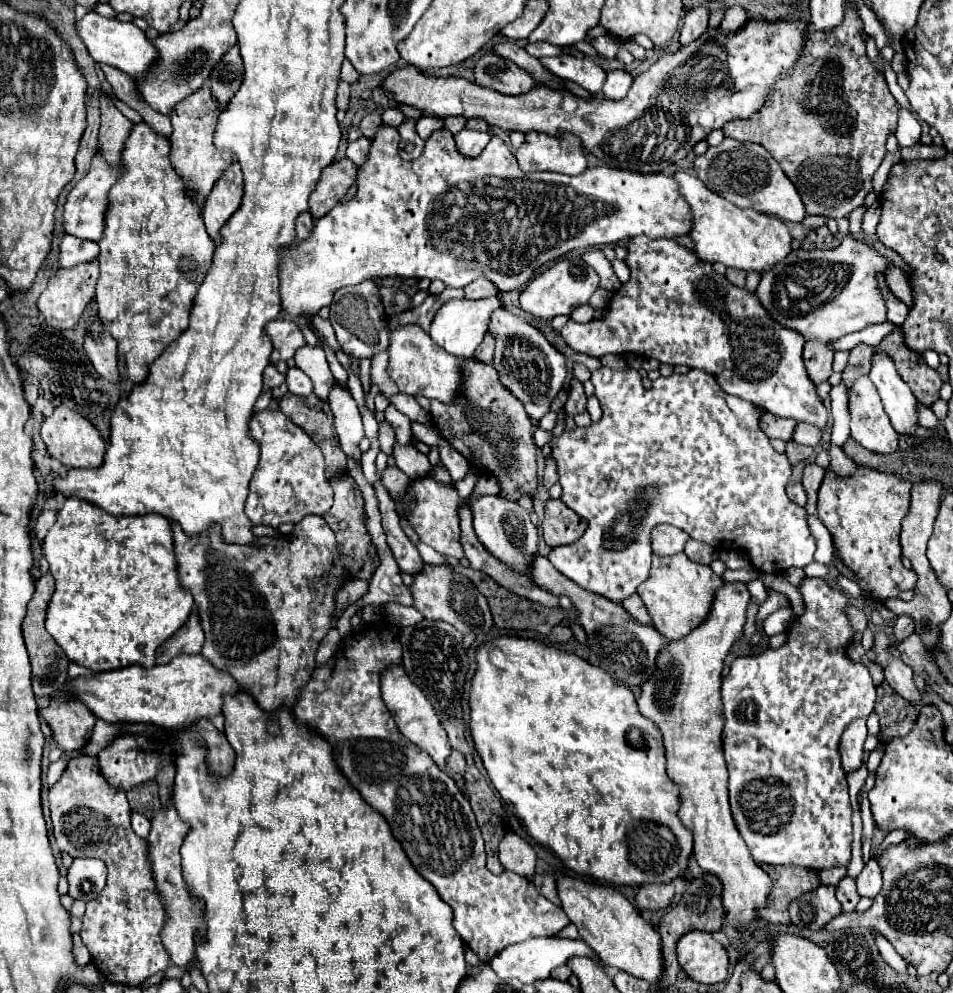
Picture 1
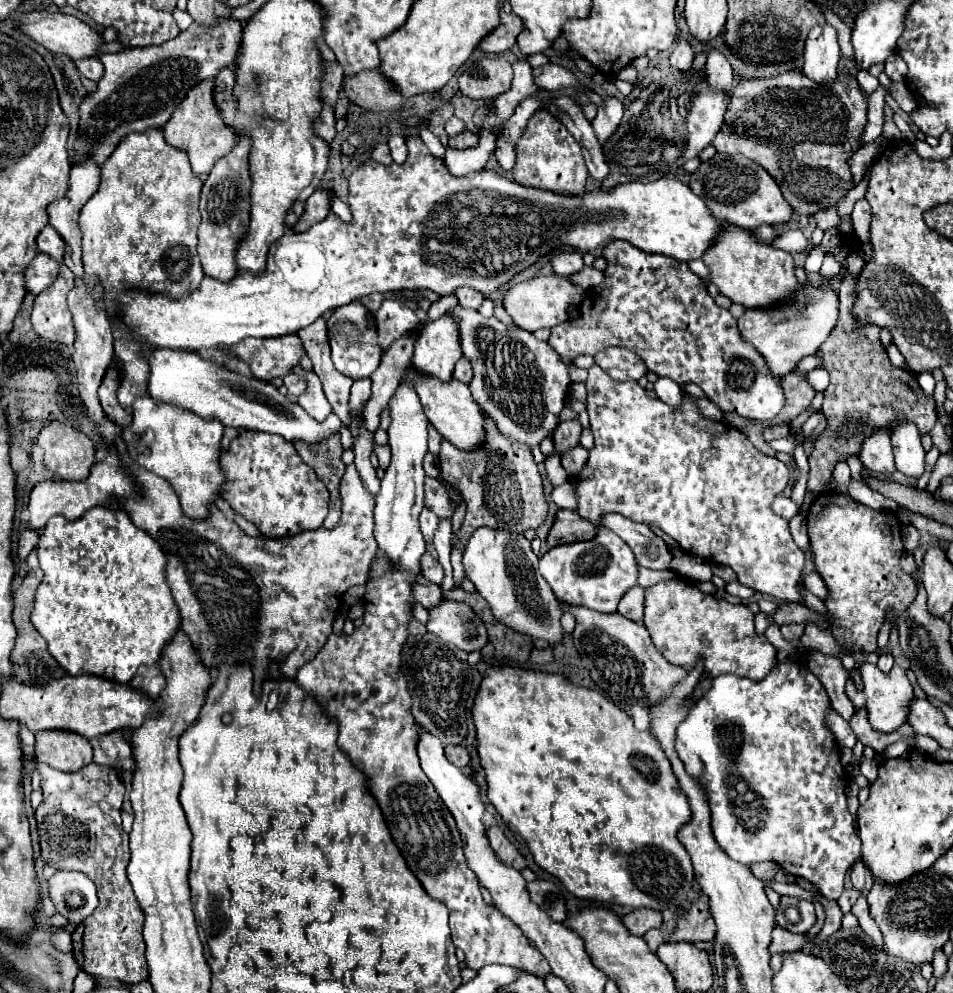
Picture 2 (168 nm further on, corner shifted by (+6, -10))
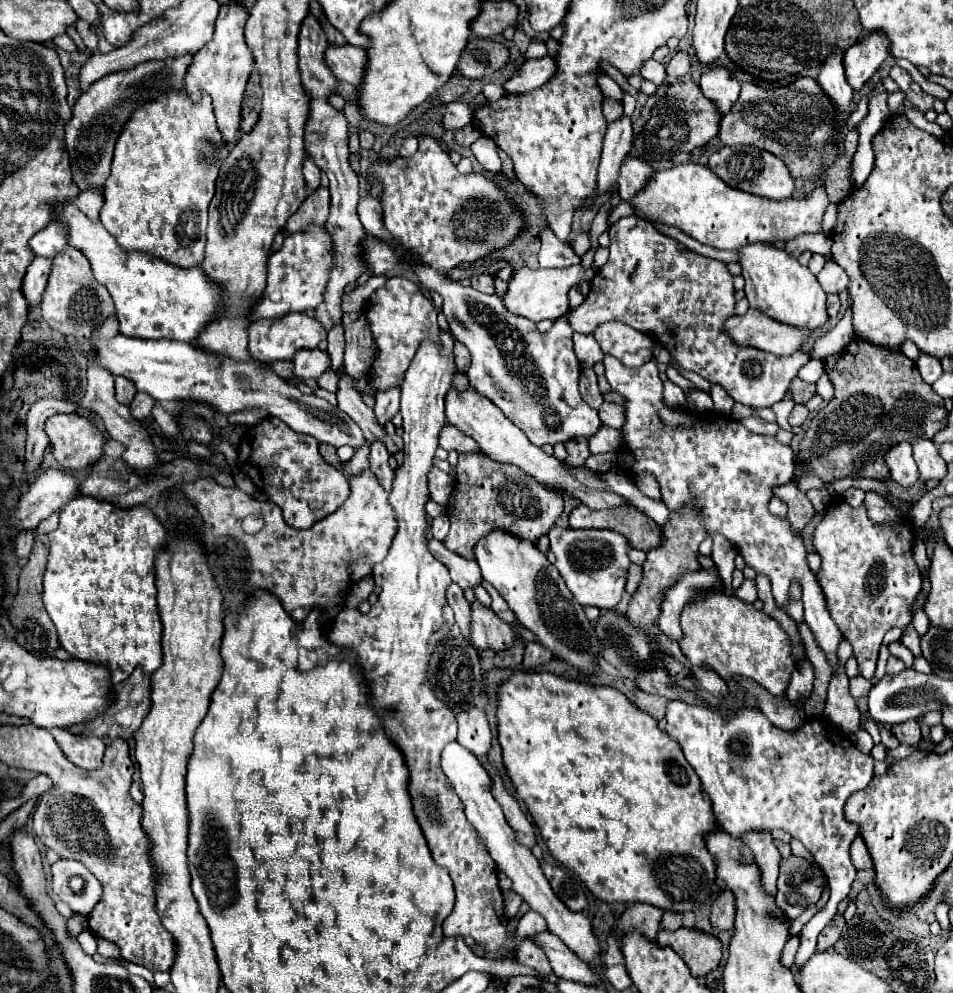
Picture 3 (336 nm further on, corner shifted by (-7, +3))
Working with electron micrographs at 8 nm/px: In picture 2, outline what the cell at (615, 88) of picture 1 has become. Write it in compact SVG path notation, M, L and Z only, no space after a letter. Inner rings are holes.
M610 96L604 98L602 106L598 108L598 116L592 122L592 128L600 144L606 144L608 138L616 132L622 120L622 112L624 112L624 106L618 98L610 98Z

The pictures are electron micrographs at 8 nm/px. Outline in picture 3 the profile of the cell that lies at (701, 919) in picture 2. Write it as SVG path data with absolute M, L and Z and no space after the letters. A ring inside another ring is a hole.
M729 889L721 893L711 905L711 925L717 929L733 929L735 919L735 897Z

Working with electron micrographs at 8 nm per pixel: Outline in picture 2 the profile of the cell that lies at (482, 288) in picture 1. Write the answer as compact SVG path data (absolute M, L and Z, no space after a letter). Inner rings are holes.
M462 286L462 288L456 288L456 298L460 300L460 306L464 308L480 308L482 300L484 300L484 294L474 290L474 288L468 288L468 286Z

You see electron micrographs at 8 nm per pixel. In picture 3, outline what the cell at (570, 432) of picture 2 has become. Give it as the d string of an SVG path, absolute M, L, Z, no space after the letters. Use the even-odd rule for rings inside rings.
M569 439L569 443L565 443L567 449L567 465L583 465L583 461L591 455L589 453L589 439Z

